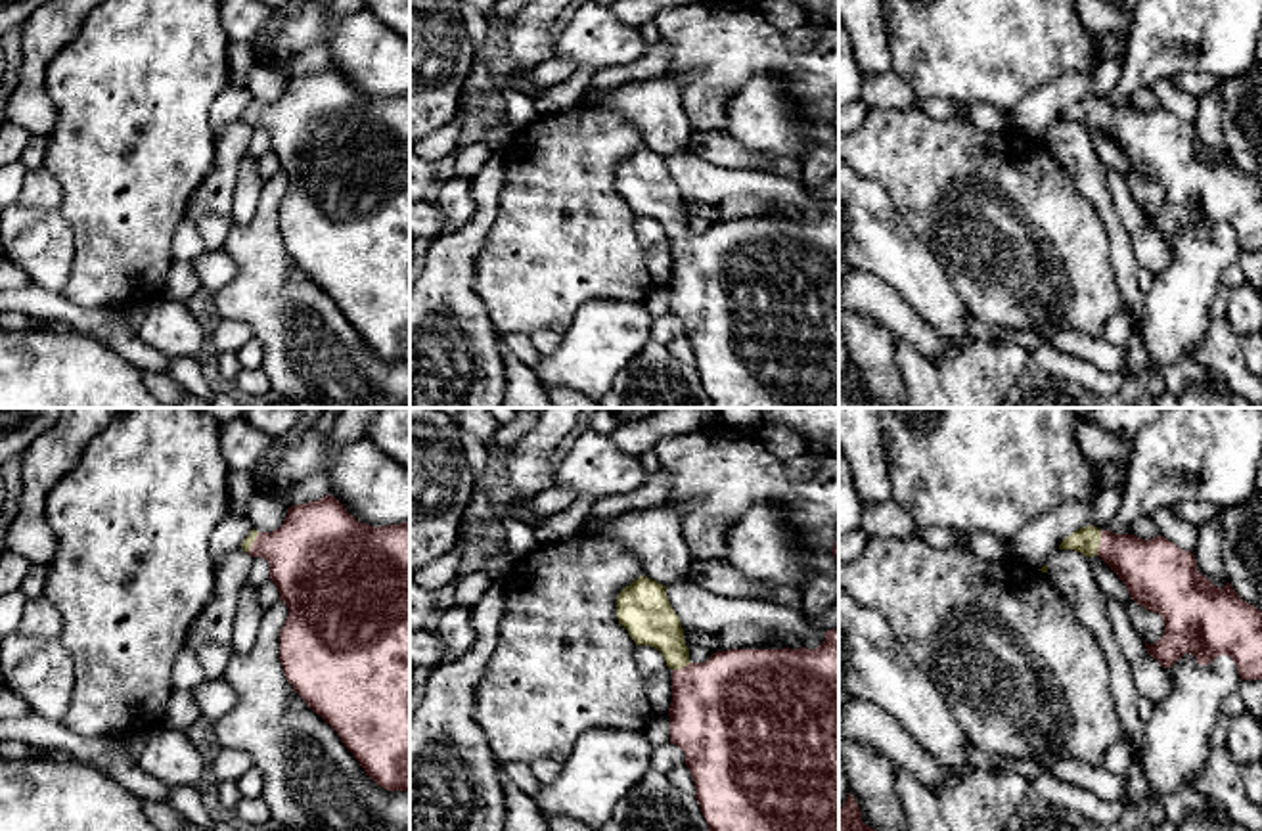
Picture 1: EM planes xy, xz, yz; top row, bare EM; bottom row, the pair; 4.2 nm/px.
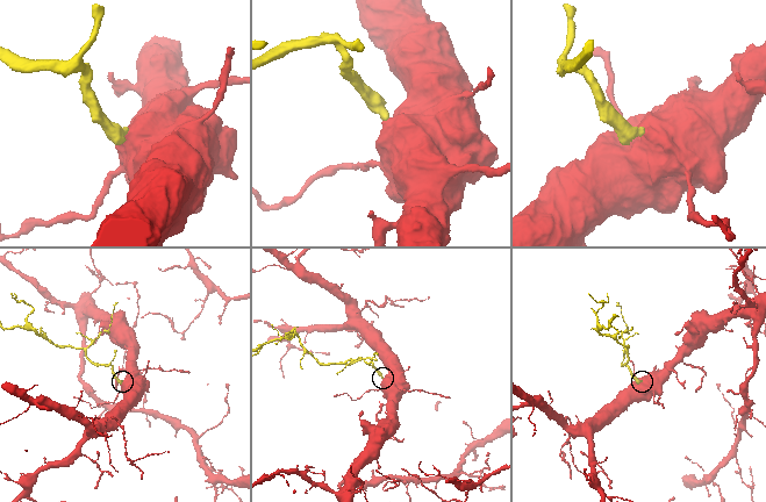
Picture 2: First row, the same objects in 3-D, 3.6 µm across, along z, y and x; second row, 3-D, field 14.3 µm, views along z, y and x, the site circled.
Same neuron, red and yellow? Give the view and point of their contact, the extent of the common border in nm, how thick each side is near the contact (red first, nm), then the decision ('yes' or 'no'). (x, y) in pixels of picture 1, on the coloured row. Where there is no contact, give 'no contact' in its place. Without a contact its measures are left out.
yz (1100, 542) | 110 nm | 260/110 nm | yes

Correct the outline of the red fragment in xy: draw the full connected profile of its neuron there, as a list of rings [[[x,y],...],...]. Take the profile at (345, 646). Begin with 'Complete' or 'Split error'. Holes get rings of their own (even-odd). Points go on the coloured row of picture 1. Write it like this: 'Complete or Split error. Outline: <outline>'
Split error. Outline: [[[327,494],[291,505],[283,525],[272,532],[253,528],[241,548],[270,563],[270,580],[289,609],[280,630],[280,661],[287,682],[337,731],[377,785],[410,795],[410,521],[372,527]]]

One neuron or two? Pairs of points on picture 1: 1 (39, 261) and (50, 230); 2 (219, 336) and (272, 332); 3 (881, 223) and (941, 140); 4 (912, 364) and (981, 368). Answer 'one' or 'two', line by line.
1: one
2: two
3: two
4: one

